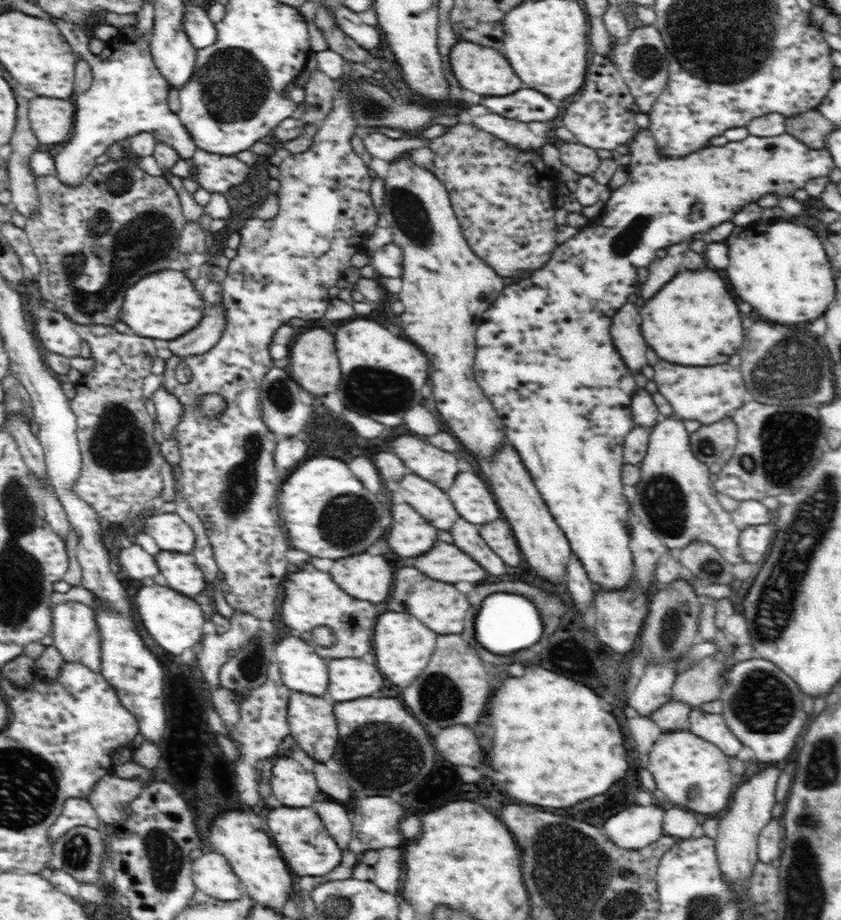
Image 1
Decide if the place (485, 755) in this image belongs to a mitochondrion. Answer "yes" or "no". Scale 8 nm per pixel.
no

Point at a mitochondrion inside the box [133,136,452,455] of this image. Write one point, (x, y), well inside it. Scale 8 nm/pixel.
(368, 389)

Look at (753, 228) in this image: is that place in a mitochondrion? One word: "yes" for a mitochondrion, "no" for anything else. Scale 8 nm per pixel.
no

